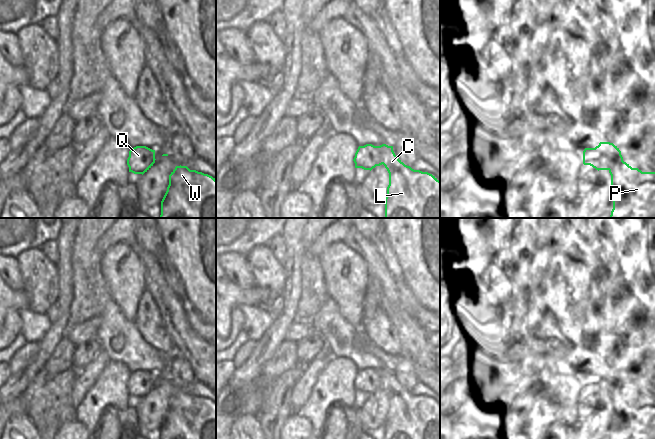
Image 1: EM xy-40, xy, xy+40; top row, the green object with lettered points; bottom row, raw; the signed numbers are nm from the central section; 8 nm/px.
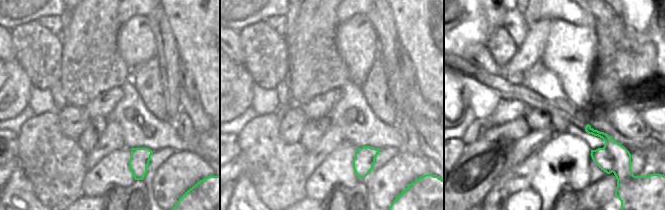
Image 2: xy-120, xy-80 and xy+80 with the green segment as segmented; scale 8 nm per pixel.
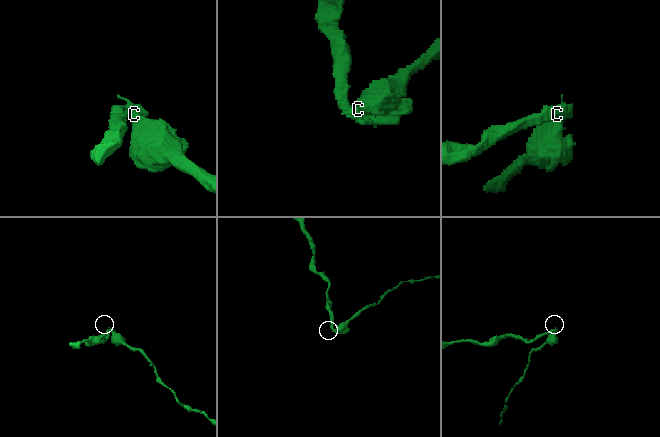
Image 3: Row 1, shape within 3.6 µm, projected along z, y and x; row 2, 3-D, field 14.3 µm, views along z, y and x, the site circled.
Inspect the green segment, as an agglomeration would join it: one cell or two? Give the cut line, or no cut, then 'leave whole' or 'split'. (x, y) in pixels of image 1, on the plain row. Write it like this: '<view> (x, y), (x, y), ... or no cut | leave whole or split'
xy+40 (595, 371), (608, 383), (609, 393) | split

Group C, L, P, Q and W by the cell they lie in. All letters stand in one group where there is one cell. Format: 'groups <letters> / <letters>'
groups C L P W / Q

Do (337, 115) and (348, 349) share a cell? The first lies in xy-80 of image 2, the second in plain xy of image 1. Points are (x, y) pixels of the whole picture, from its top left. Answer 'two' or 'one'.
two

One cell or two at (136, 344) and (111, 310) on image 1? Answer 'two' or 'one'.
two

